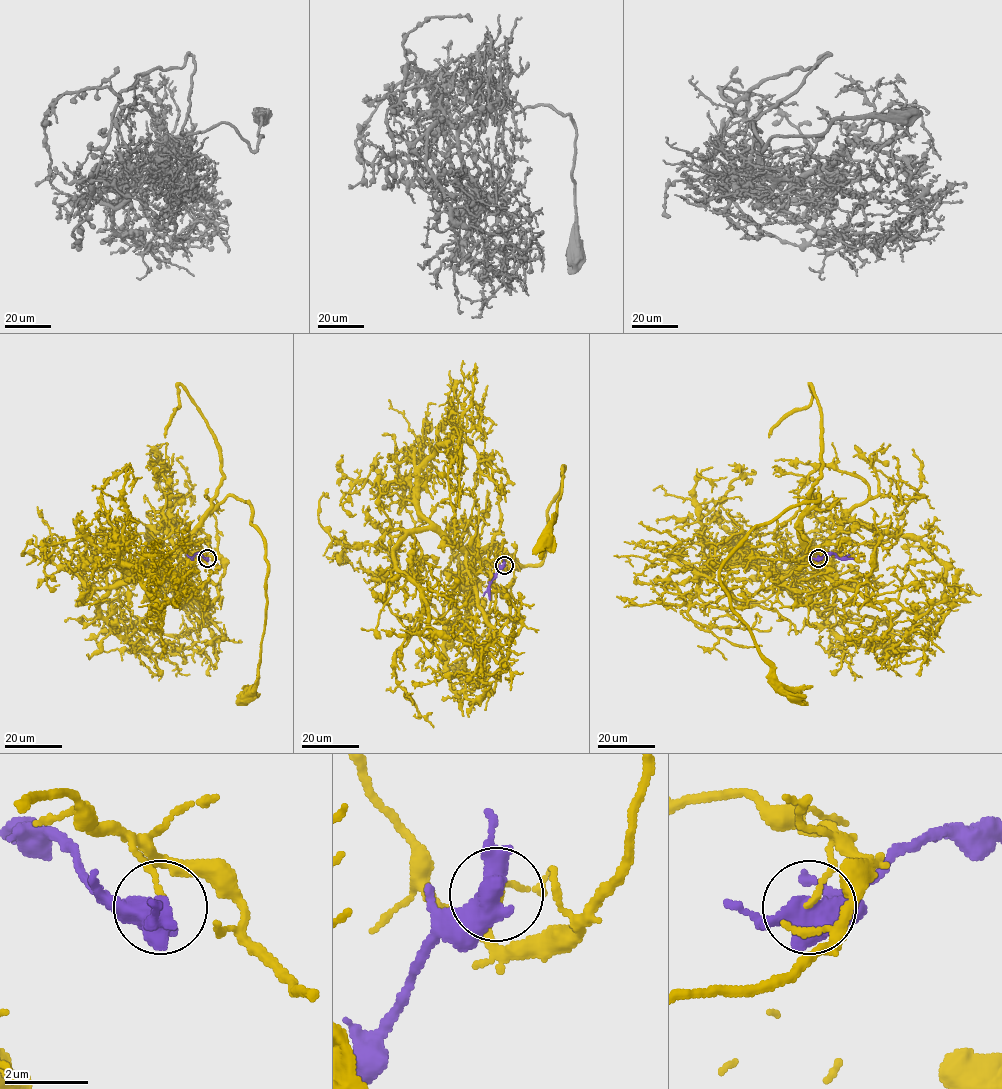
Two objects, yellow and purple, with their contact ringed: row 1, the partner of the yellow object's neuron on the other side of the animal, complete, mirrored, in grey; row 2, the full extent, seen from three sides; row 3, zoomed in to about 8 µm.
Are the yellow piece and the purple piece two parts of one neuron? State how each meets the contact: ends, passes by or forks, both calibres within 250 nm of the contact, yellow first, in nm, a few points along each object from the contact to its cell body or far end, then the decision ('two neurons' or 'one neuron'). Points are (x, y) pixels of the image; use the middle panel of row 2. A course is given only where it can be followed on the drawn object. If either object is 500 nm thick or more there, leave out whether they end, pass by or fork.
yellow ends; purple forks; calibres 120 and 460 nm; course yellow (503, 565), (492, 553), (479, 569), (475, 560), (501, 548), (519, 564), (542, 560), (564, 466), (535, 554); course purple (503, 565), (489, 585), (490, 599); two neurons

